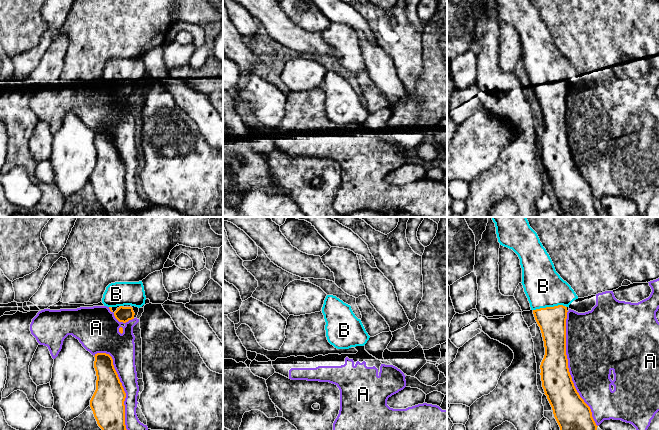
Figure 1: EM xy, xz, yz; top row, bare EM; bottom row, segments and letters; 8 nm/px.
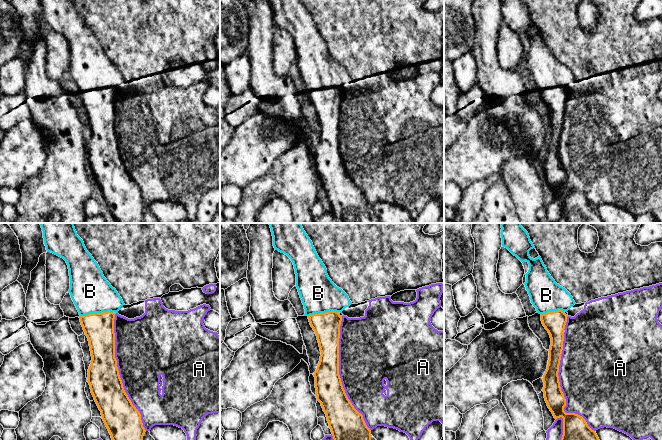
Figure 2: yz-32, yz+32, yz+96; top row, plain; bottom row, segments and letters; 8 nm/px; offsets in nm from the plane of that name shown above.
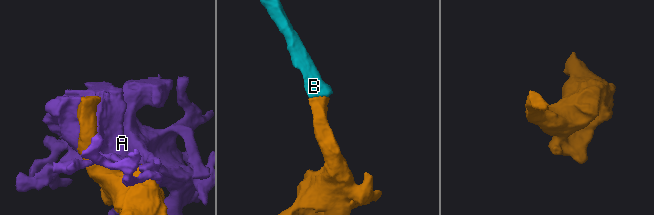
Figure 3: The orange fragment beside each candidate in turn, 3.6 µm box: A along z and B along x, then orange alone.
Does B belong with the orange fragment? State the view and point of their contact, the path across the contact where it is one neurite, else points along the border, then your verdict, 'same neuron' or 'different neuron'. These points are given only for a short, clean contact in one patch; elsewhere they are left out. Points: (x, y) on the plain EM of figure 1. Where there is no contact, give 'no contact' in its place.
yz (548, 83) | across yz (552, 96), (548, 83), (548, 70), (543, 62) | same neuron

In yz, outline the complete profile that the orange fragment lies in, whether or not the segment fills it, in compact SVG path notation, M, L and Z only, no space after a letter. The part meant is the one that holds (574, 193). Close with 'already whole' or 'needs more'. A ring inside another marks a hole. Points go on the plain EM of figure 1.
M495 0L495 3L500 21L512 25L520 35L521 59L544 117L542 163L563 217L597 217L598 202L574 162L566 131L567 84L578 72L556 48L529 0Z | needs more

